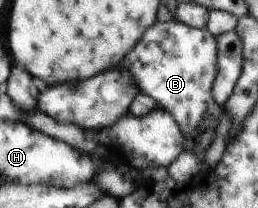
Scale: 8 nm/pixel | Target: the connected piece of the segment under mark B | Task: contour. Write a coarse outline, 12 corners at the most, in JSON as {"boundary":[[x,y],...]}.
{"boundary":[[157,20],[120,66],[174,116],[186,150],[212,144],[217,40]]}

